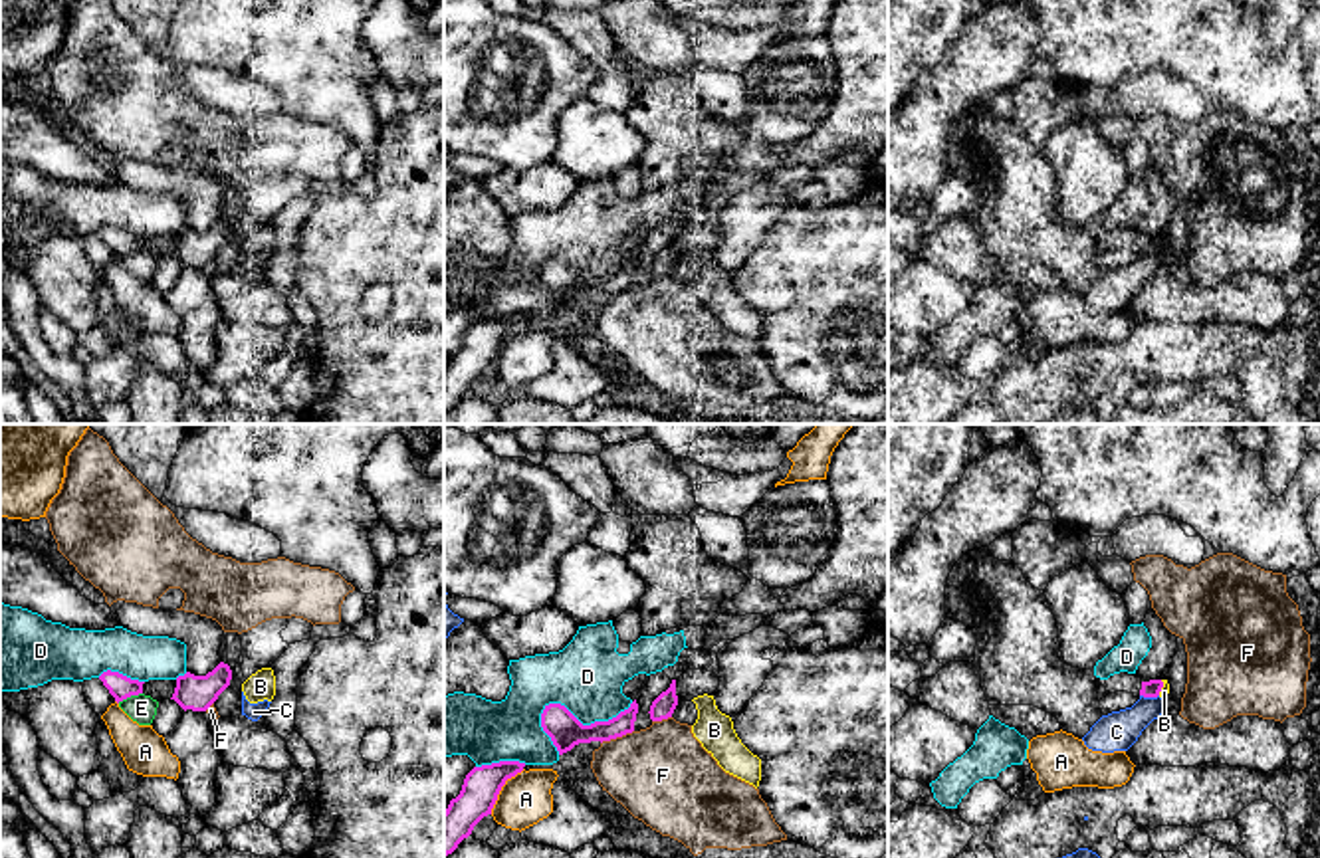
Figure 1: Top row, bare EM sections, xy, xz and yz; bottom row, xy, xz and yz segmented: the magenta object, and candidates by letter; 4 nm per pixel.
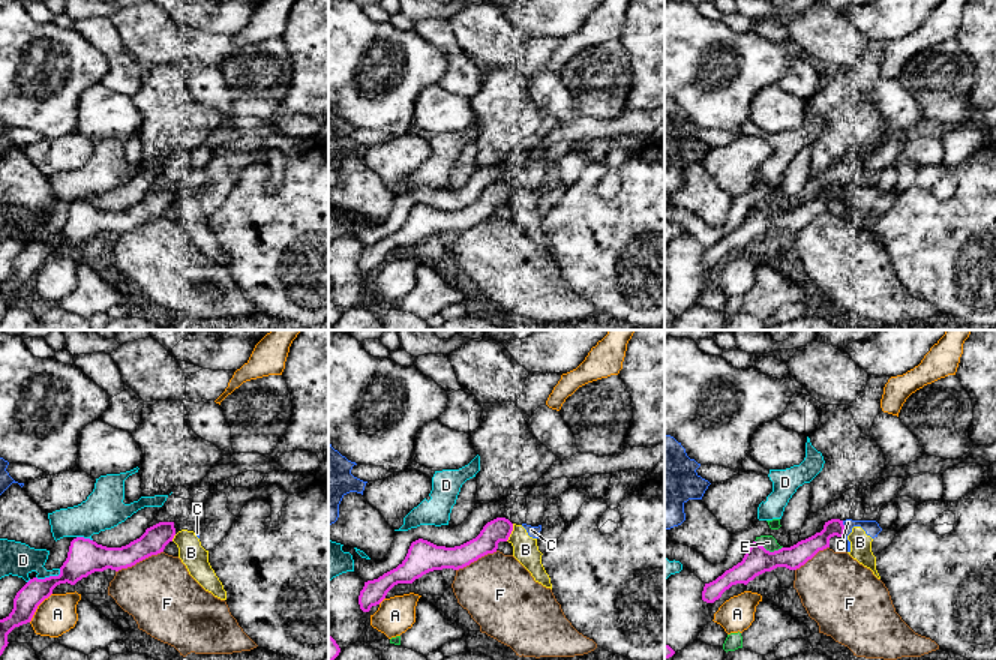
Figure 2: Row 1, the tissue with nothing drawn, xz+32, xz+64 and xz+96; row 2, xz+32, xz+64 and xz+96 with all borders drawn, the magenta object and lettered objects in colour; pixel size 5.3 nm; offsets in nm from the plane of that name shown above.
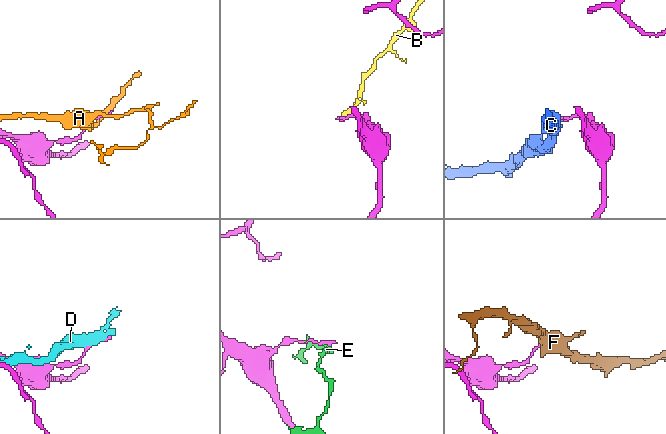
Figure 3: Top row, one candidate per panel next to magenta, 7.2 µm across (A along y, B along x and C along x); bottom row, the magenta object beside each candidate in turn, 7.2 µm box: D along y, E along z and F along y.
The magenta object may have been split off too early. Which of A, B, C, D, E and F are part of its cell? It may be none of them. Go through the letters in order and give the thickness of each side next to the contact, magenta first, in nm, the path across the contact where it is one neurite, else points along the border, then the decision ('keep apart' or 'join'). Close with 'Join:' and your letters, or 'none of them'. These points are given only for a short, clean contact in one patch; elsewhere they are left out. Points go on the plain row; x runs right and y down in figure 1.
A: 150 nm thick on the magenta side, 200 nm on the other; keep apart
B: 70 nm thick on the magenta side, 40 nm on the other; keep apart
C: 70 nm thick on the magenta side, 160 nm on the other; keep apart
D: 140 nm thick on the magenta side, 300 nm on the other; keep apart
E: 100 nm thick on the magenta side, 120 nm on the other; keep apart
F: 140 nm thick on the magenta side, 400 nm on the other; border along xz (633, 286), (601, 300); keep apart
Join: none of them

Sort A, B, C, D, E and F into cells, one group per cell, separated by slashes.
A / B C / D / E / F

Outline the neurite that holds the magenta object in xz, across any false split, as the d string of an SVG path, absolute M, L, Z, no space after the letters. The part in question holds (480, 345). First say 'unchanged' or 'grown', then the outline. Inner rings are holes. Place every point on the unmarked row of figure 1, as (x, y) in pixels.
unchanged; M499 317L474 323L466 331L460 351L444 367L444 414L472 390L484 373L492 371L501 343L523 323L525 319L519 317Z

